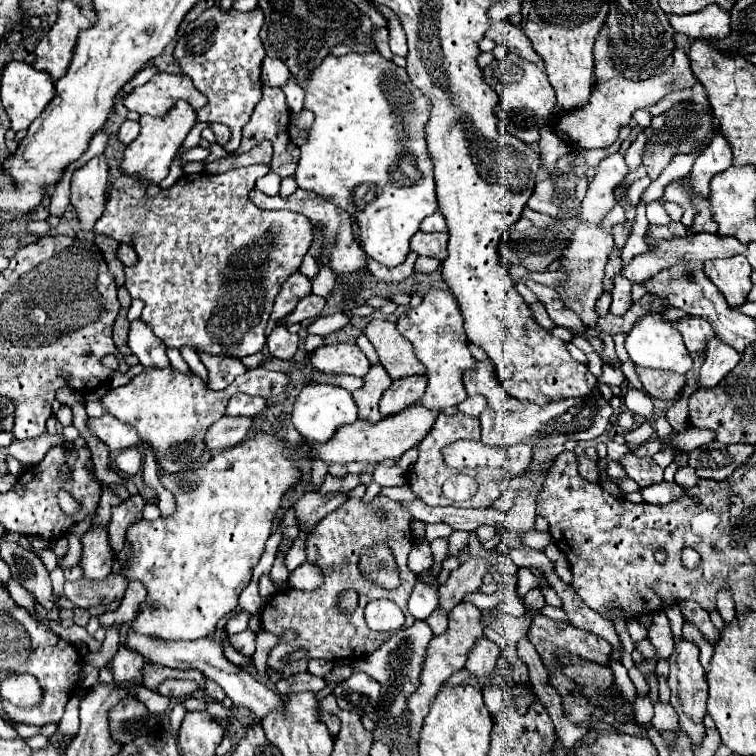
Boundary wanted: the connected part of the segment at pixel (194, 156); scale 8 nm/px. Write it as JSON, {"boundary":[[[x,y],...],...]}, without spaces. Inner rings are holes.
{"boundary":[[[195,147],[195,149],[183,150],[182,148],[179,148],[177,154],[181,157],[182,165],[185,165],[187,161],[205,161],[207,155],[209,155],[209,149]]]}

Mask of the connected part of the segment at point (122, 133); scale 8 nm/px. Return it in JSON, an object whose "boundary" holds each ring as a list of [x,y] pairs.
{"boundary":[[[127,119],[123,125],[121,125],[121,129],[119,129],[119,133],[117,133],[117,137],[119,137],[119,141],[123,141],[123,143],[131,143],[131,141],[135,141],[135,137],[139,135],[139,123],[137,121],[131,121],[131,119]]]}

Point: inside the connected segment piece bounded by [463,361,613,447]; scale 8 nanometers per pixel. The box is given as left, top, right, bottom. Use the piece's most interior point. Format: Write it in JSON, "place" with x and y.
{"place":[506,421]}

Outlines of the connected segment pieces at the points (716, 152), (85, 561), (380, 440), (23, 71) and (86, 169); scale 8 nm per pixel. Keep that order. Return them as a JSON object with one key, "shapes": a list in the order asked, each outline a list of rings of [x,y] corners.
{"shapes":[[[[717,133],[711,139],[711,143],[707,145],[707,149],[693,163],[693,169],[691,169],[691,175],[689,175],[693,191],[707,197],[711,177],[725,171],[727,167],[731,167],[731,163],[733,163],[731,147],[729,147],[727,139],[723,139],[723,135]]],[[[91,527],[83,537],[81,567],[87,579],[105,579],[111,573],[115,553],[105,527]]],[[[413,403],[413,407],[405,407],[399,411],[399,415],[387,415],[379,423],[367,423],[367,421],[355,421],[351,425],[339,427],[339,431],[333,435],[327,443],[311,443],[311,457],[323,459],[327,465],[331,463],[349,463],[349,461],[373,461],[381,463],[385,459],[397,459],[407,449],[417,447],[427,431],[431,431],[439,411],[427,411],[421,403]]],[[[11,61],[5,65],[1,77],[1,101],[11,119],[11,129],[15,131],[27,129],[33,123],[33,119],[41,115],[41,111],[53,99],[53,95],[55,95],[53,79],[45,75],[45,71],[35,71],[35,67],[25,61]]],[[[101,153],[87,161],[73,173],[71,179],[71,203],[77,209],[81,227],[85,231],[93,229],[95,221],[105,209],[105,189],[107,189],[107,157]]]]}

